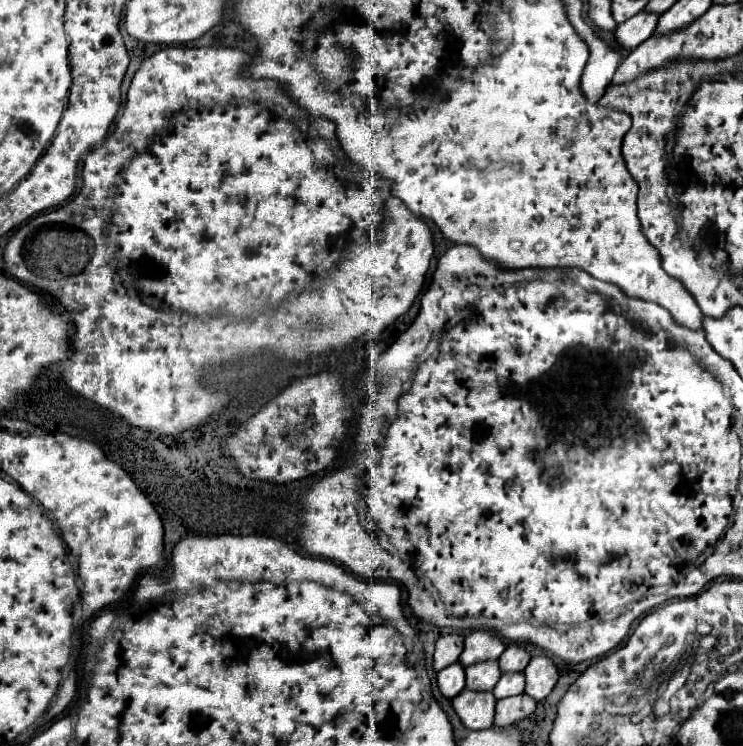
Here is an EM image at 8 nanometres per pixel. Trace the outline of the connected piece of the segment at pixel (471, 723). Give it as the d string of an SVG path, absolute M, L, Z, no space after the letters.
M463 690L459 696L451 700L453 710L469 730L485 730L493 726L495 716L495 696Z

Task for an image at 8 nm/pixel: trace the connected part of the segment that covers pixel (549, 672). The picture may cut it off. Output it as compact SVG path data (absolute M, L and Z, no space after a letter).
M547 656L531 658L523 674L525 674L525 694L531 696L535 702L541 702L543 698L547 698L559 678L557 666Z

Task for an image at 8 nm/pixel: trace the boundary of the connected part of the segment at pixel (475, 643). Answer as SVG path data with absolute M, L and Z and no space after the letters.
M483 630L471 632L465 638L465 650L459 656L459 664L463 668L467 668L467 666L477 664L477 662L497 660L505 648L507 648L507 644L499 636L493 636L493 634L483 632Z

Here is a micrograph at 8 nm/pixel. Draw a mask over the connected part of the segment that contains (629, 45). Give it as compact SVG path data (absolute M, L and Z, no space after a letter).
M639 12L637 16L629 18L627 22L619 24L617 30L615 30L615 40L617 44L623 48L623 50L635 50L641 42L645 42L655 26L657 26L657 20L659 16L653 16L653 14L647 14L647 12Z

